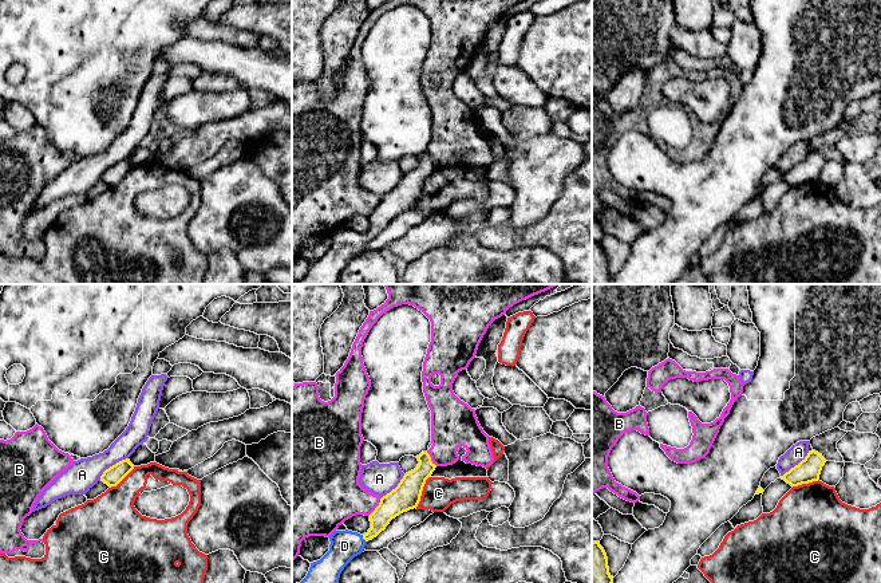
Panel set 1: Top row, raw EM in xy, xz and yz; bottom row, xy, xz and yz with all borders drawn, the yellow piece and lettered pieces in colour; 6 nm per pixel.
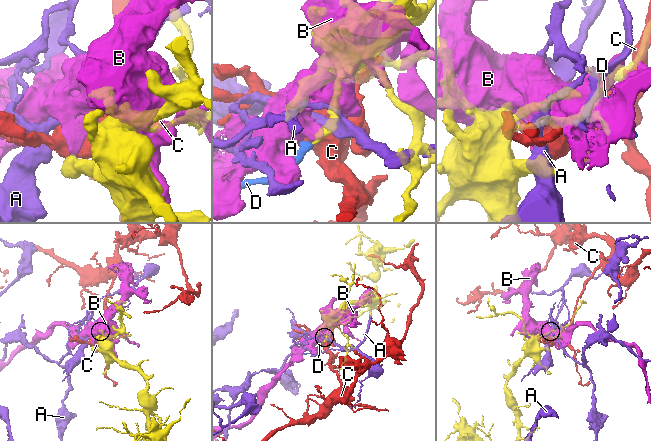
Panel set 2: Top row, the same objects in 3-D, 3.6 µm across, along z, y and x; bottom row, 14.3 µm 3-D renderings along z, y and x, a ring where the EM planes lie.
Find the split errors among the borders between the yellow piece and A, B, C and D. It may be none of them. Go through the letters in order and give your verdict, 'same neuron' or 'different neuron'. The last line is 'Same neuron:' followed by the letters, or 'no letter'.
A: different neuron
B: different neuron
C: different neuron
D: same neuron
Same neuron: D

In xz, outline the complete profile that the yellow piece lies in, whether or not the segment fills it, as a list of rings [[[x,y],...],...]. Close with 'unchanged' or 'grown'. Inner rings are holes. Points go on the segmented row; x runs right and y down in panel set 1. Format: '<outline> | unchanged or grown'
[[[427,452],[416,456],[418,466],[406,473],[398,487],[380,499],[370,515],[371,528],[360,535],[352,531],[335,531],[329,537],[329,551],[311,563],[307,576],[300,583],[339,583],[344,567],[364,549],[368,540],[376,537],[392,519],[418,507],[426,480],[436,465]]] | grown

